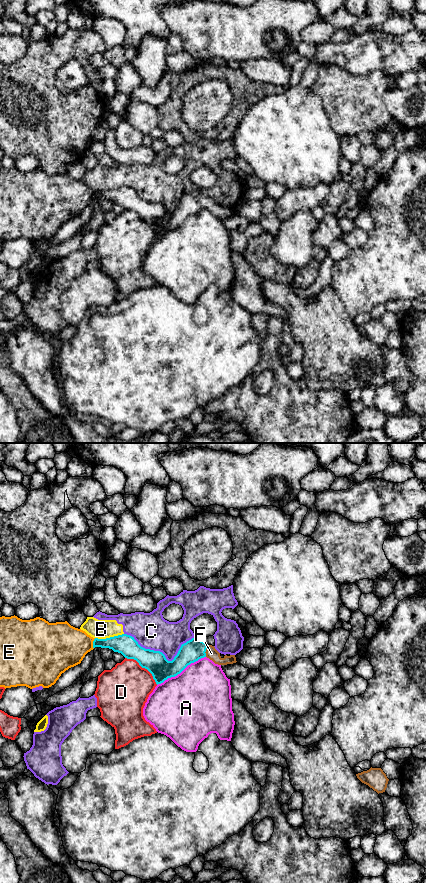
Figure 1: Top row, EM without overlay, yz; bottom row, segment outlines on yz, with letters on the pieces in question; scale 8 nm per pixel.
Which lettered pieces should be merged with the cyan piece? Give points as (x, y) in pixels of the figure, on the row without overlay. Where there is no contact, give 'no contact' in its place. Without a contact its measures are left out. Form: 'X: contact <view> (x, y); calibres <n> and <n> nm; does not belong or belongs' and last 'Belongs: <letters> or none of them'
A: contact yz (181, 223); calibres 180 and 480 nm; does not belong
B: contact yz (110, 189); calibres 160 and 160 nm; does not belong
C: contact yz (162, 205); calibres 180 and 280 nm; does not belong
D: contact yz (143, 219); calibres 180 and 400 nm; does not belong
E: contact yz (93, 195); calibres 160 and 360 nm; does not belong
F: contact yz (205, 203); calibres 170 and 90 nm; belongs
Belongs: F

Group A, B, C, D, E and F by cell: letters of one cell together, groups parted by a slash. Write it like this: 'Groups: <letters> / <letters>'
Groups: A / B C / D / E / F

